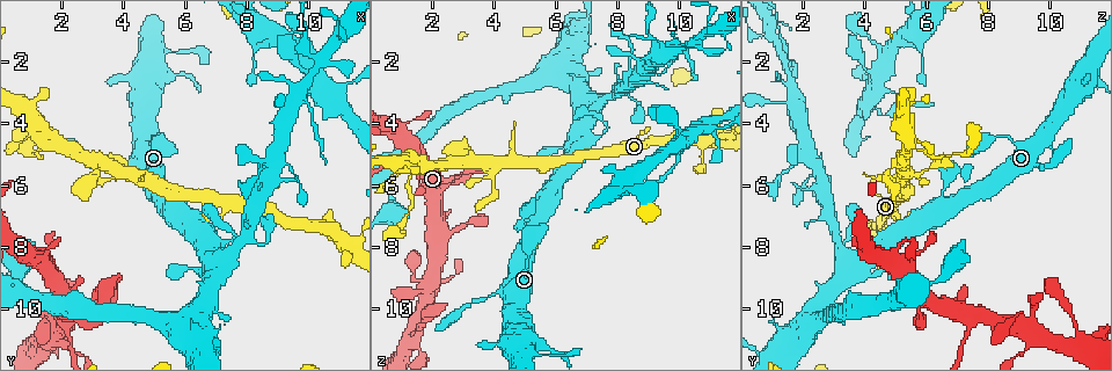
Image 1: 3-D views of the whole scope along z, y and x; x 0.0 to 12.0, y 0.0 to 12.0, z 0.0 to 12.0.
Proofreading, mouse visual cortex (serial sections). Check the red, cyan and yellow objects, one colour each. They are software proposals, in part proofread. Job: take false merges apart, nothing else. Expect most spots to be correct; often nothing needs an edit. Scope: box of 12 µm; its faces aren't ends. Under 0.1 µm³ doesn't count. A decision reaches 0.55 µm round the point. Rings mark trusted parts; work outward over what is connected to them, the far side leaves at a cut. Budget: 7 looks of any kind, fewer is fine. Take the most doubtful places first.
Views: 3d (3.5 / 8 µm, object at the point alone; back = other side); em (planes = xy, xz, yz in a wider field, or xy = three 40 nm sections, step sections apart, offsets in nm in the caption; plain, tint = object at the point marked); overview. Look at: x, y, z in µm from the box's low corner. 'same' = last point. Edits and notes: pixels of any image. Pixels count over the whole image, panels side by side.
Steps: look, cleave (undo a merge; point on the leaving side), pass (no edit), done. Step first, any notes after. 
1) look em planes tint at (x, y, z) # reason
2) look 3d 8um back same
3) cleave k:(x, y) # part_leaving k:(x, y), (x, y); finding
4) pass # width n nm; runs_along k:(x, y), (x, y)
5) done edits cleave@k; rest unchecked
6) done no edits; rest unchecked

look 3d 8um at (10.3, 2.0, 1.5) # three-way junction

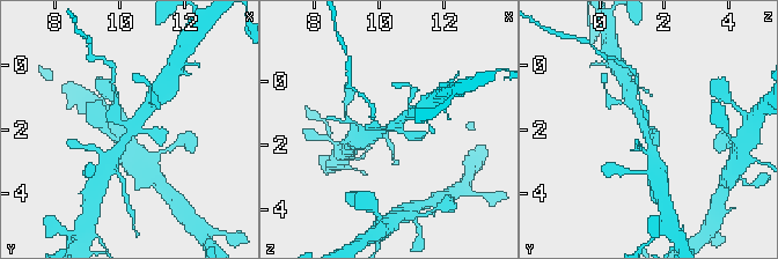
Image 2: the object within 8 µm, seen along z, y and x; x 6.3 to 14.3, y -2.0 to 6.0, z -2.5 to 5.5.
look em planes tint at (10.3, 2.1, 1.5) # now the EM

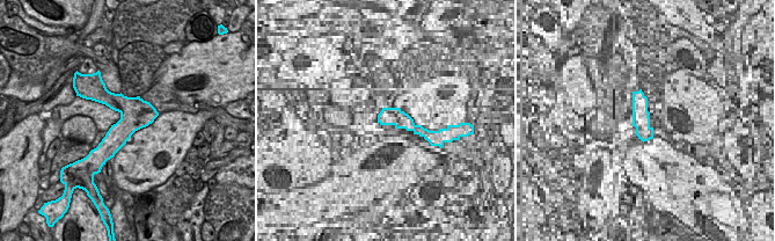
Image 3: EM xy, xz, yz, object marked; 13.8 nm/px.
cleave 2:(372, 125) # part_leaving 2:(647, 123), (636, 79); two cells meet here

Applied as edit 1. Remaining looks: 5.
look overview

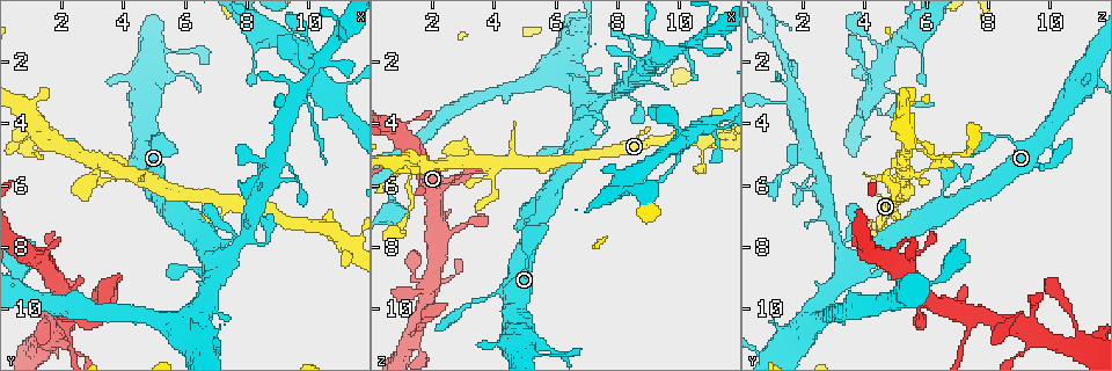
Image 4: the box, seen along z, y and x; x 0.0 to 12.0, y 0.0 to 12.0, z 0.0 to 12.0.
look 3d 3.5um at (1.6, 10.3, 9.3) # thin arm on a thick one

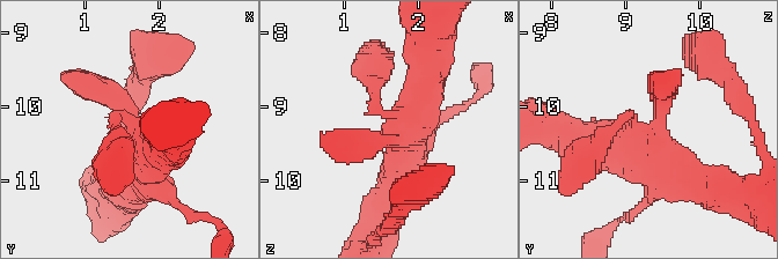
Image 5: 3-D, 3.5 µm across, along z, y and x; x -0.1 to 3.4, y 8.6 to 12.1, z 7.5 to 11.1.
look em planes tint at (1.70, 10.35, 9.35)

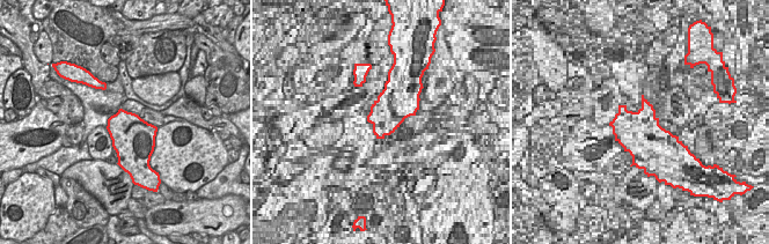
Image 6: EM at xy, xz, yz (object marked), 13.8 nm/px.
look em xy step 3 tint same # cut it another way

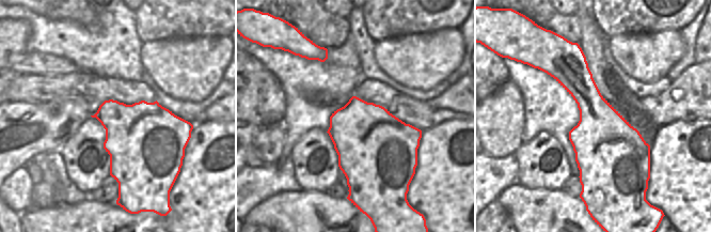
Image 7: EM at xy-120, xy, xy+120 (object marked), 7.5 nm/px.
pass # runs_along 5:(577, 135), (641, 147), (704, 189); continuous, no second cell

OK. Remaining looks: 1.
look 3d 3.5um at (4.1, 5.4, 9.6)

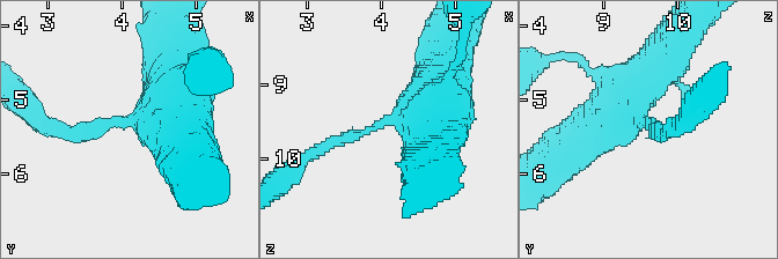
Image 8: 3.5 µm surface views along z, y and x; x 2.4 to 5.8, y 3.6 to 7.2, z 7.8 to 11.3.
pass # arm_widths 200, 600 nm; one cell here

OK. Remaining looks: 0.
done edits cleave@2; rest unchecked

